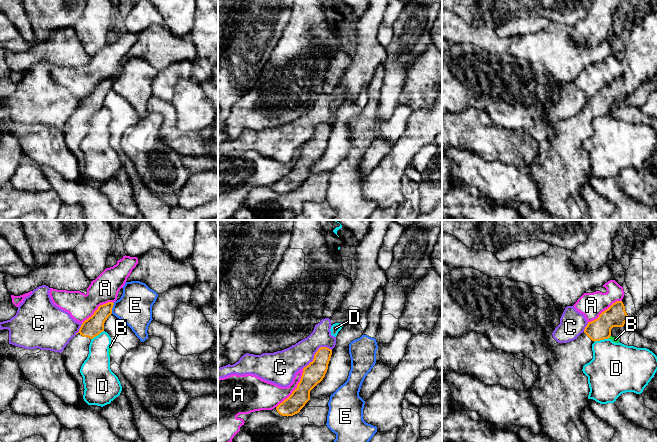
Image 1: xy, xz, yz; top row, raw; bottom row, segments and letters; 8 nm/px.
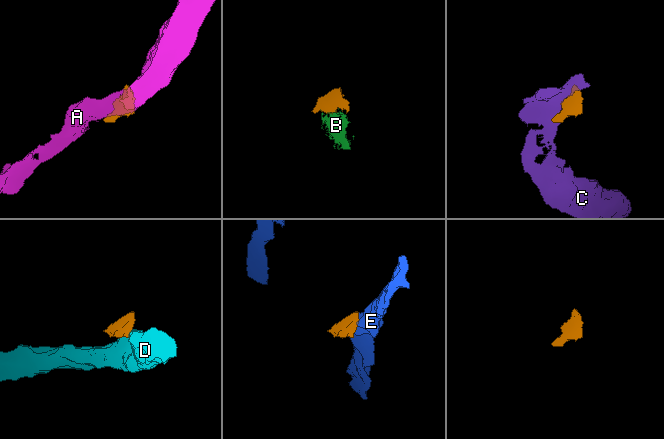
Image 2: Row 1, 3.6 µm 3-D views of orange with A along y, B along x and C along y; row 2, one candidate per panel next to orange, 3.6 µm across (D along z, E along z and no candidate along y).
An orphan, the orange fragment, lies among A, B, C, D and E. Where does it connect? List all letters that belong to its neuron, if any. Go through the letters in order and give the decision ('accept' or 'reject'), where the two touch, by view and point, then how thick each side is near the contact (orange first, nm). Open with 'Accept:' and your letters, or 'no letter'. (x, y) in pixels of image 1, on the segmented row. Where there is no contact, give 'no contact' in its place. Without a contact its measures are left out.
Accept: no letter
A: reject; contact xz (296, 388); calibres 160 and 220 nm
B: reject; contact yz (609, 337); calibres 180 and 50 nm
C: reject; contact xz (315, 353); calibres 160 and 220 nm
D: reject; contact yz (601, 339); calibres 180 and 380 nm
E: reject; contact xy (112, 307); calibres 160 and 280 nm

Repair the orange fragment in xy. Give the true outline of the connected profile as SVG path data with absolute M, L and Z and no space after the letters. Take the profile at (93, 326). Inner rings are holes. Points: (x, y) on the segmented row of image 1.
M113 302L100 305L94 314L82 323L79 332L62 351L64 365L77 382L78 392L82 398L85 389L80 369L88 357L91 340L104 331L104 323L112 314L113 305Z

